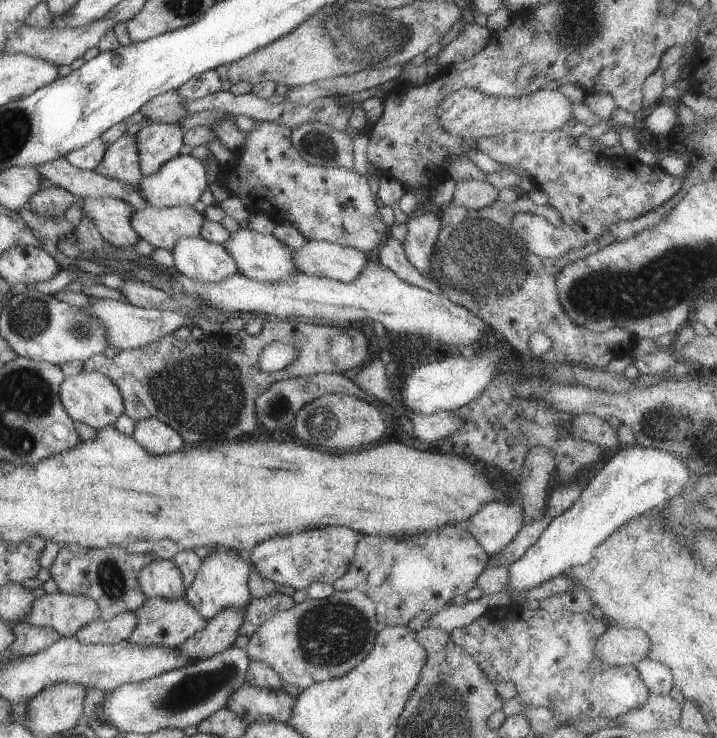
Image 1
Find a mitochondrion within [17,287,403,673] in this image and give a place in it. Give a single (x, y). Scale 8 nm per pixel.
(204, 398)

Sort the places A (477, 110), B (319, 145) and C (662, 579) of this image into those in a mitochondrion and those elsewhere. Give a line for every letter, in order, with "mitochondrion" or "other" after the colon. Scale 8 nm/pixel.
A: mitochondrion
B: mitochondrion
C: other

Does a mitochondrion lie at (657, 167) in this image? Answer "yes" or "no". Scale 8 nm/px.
no

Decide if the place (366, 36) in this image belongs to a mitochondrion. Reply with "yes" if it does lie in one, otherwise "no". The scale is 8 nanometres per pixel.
yes

